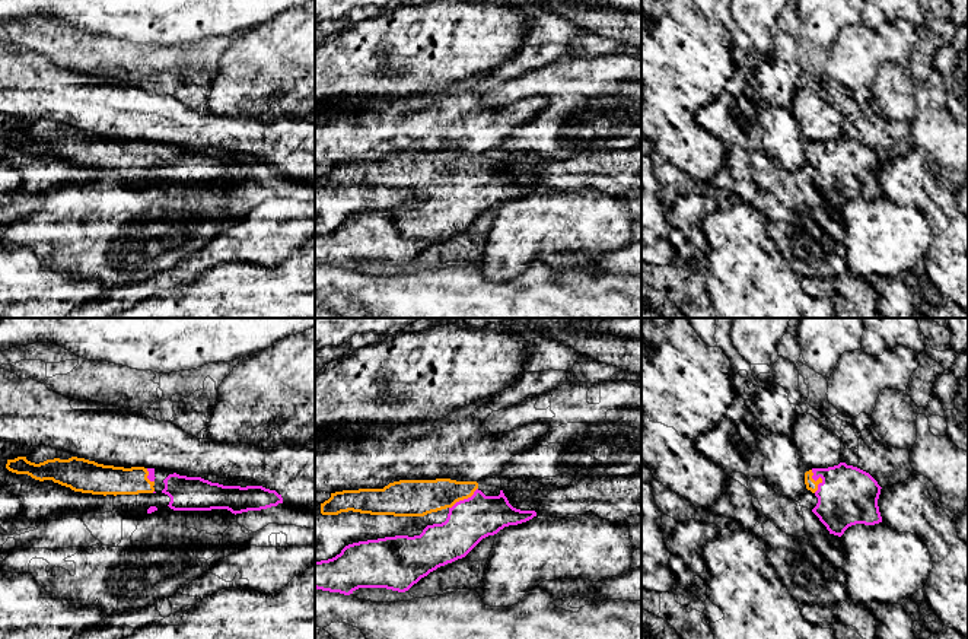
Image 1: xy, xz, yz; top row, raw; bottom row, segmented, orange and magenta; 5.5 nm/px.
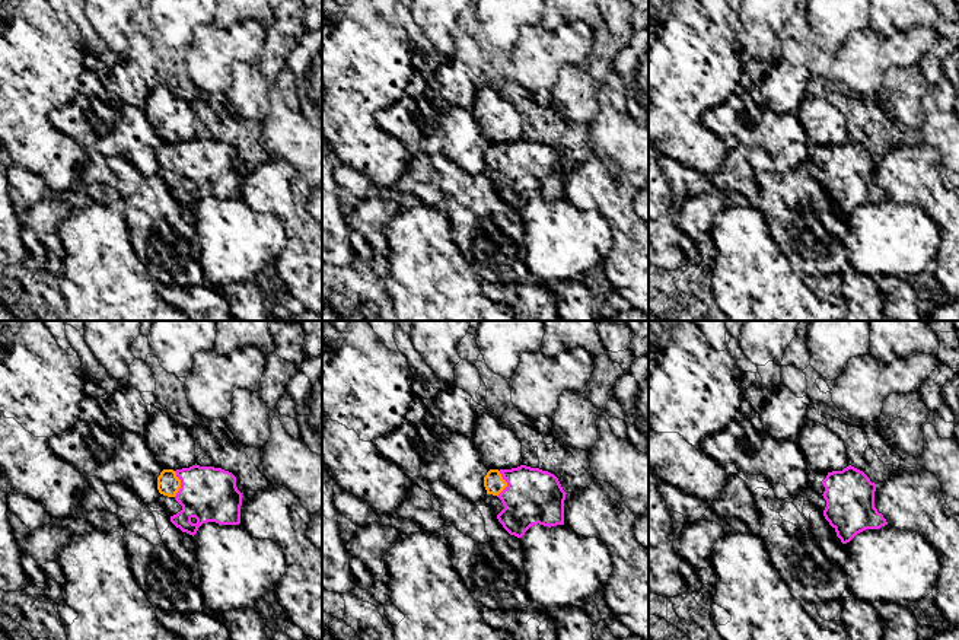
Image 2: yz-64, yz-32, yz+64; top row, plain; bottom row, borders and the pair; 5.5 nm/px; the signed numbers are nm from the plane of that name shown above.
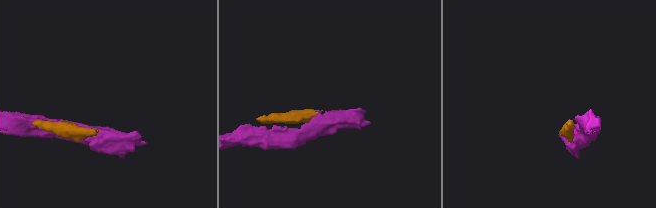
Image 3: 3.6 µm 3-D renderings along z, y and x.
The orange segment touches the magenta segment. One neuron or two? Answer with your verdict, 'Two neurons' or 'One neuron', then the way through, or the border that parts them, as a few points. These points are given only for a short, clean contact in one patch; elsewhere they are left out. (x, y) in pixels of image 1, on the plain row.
One neuron. Path across: yz (811, 158), (820, 150), (847, 168)

